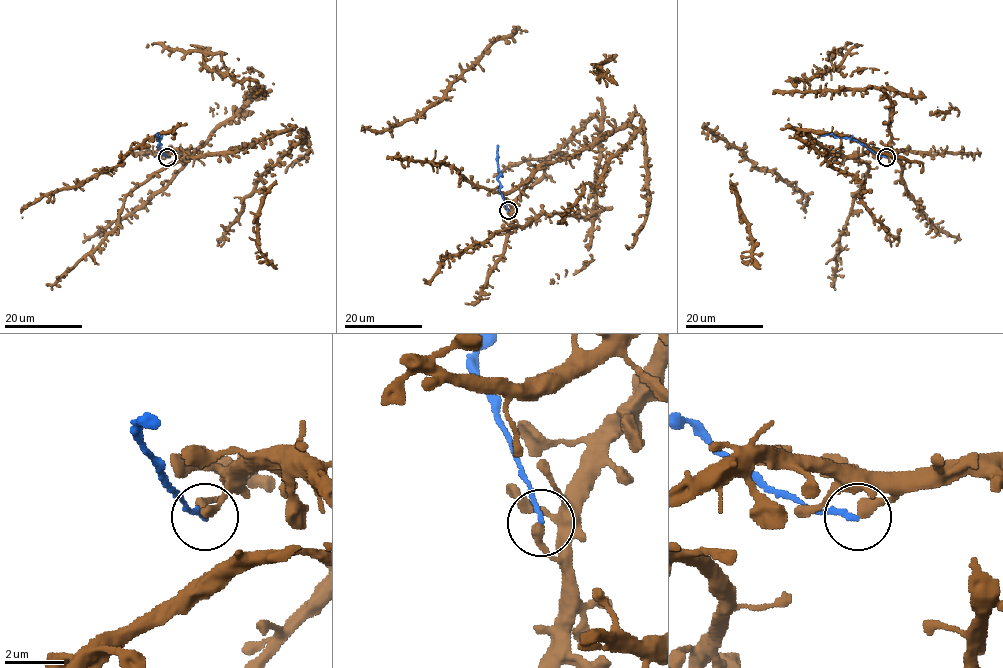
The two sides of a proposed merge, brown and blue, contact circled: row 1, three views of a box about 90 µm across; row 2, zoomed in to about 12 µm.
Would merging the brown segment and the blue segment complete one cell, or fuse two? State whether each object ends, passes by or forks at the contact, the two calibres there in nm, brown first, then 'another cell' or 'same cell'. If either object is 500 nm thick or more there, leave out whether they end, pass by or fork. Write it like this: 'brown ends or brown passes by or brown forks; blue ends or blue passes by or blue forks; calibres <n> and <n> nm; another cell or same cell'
brown ends; blue ends; calibres 360 and 160 nm; another cell

